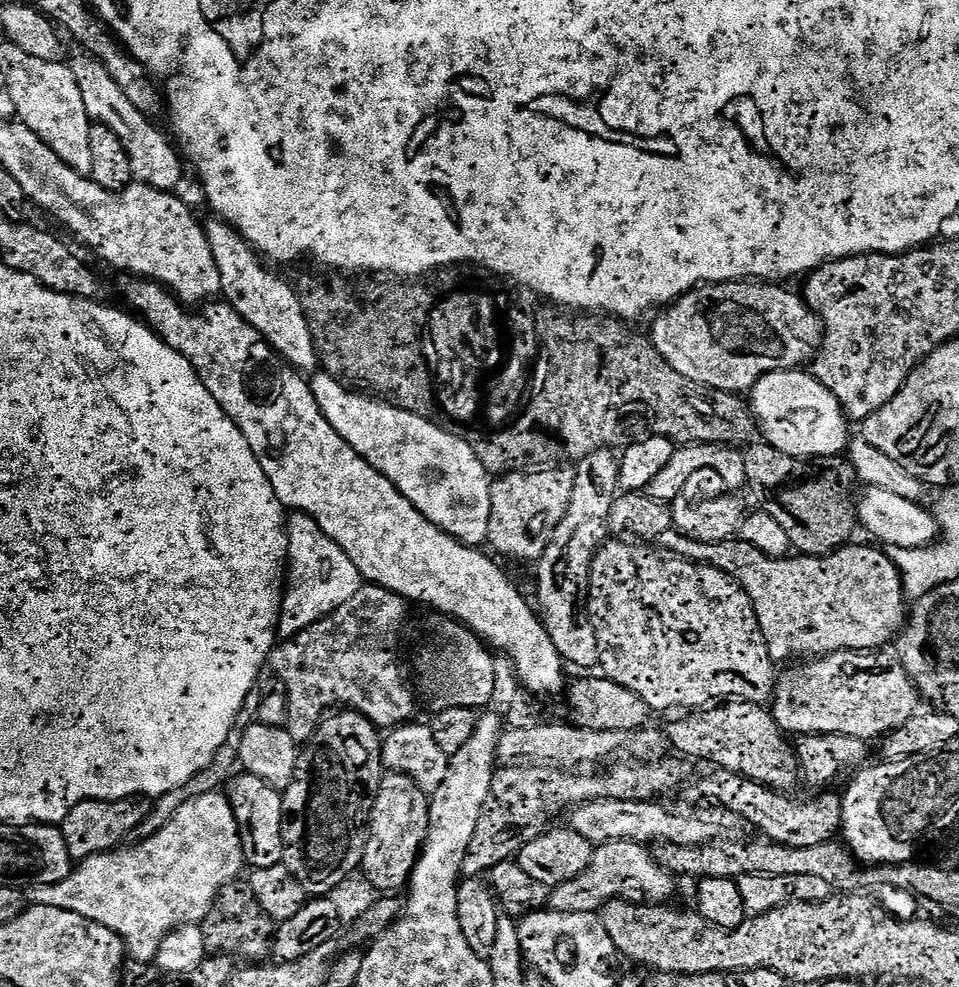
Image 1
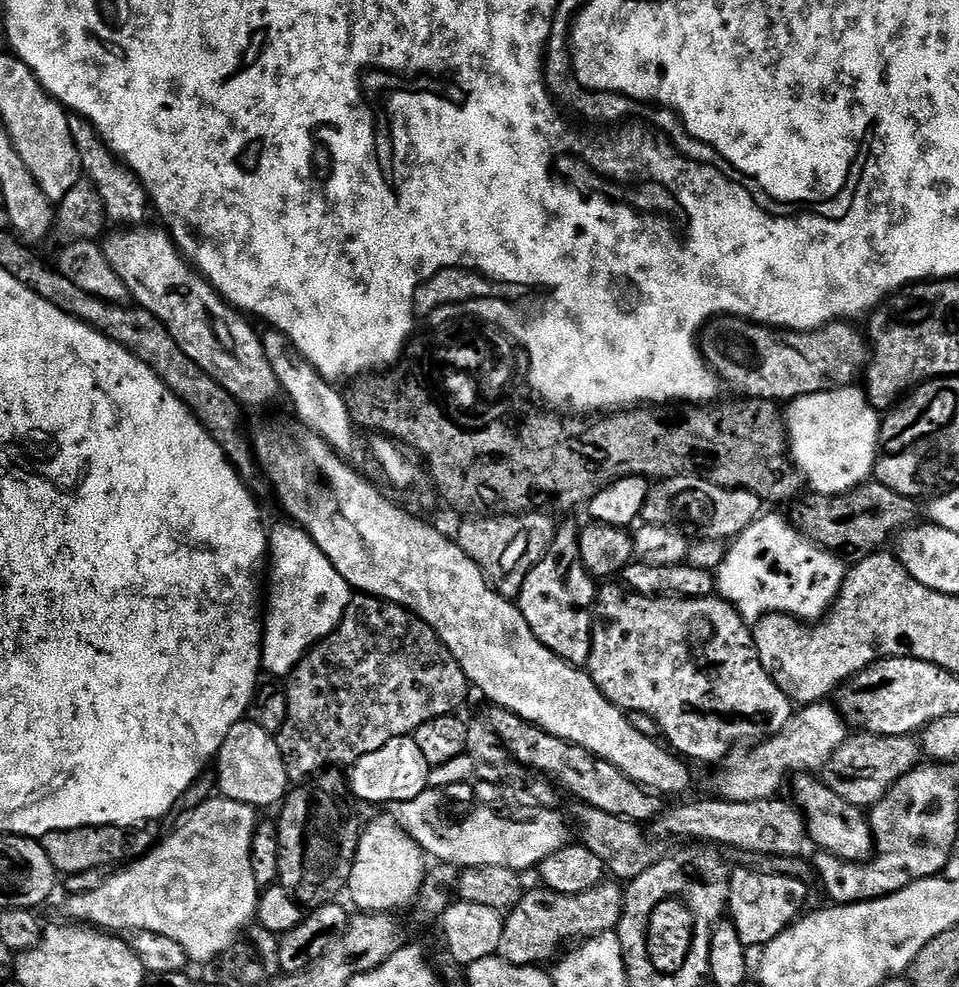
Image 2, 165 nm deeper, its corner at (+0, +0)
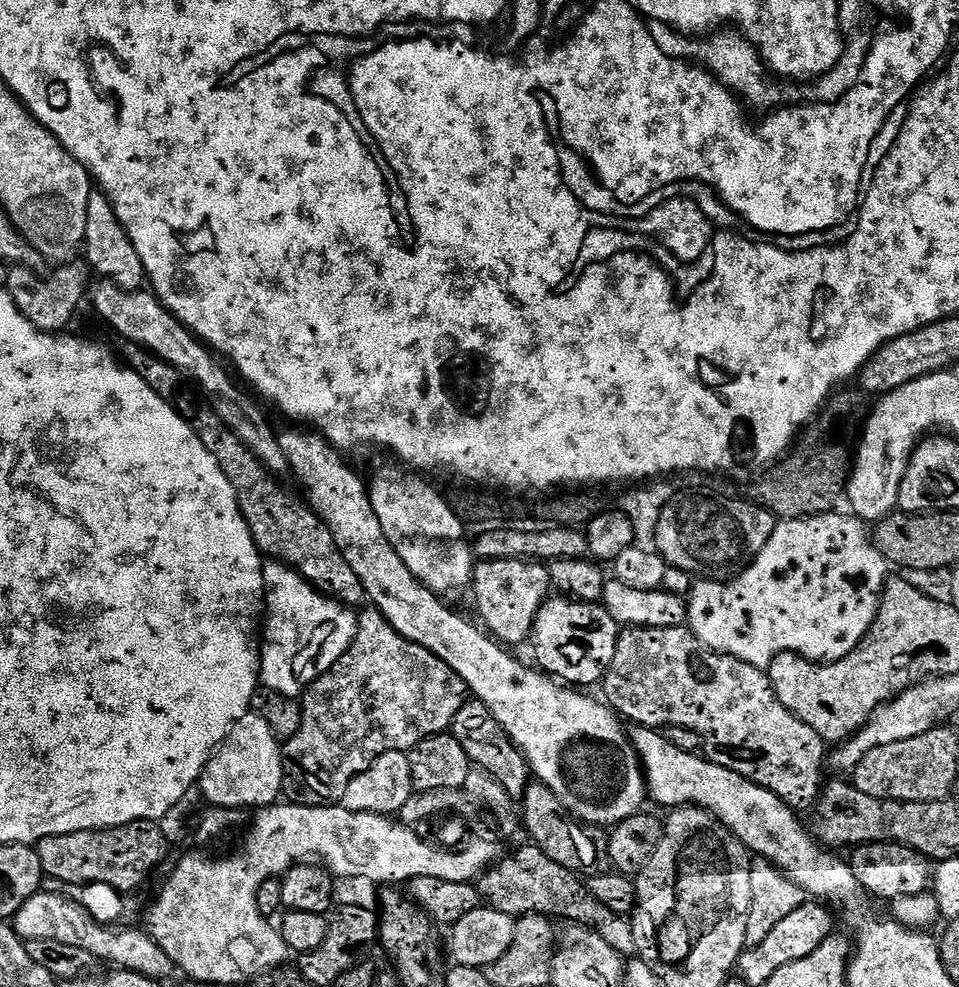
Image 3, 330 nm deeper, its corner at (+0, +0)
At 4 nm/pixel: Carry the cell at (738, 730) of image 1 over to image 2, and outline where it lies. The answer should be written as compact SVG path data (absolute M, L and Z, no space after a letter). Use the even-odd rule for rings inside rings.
M800 774L795 777L795 803L808 821L808 831L813 845L828 848L827 855L837 860L847 860L850 864L867 862L872 859L876 847L876 838L872 834L872 821L865 809L859 804L843 800L827 783L824 784L812 774Z

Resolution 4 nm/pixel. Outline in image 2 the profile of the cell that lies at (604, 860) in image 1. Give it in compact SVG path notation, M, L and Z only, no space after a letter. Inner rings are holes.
M605 882L577 896L539 891L525 891L520 905L507 913L504 921L504 940L500 943L499 955L512 964L543 965L543 960L551 961L557 955L556 947L563 940L580 942L589 936L611 932L619 925L624 912L625 889L616 882Z

